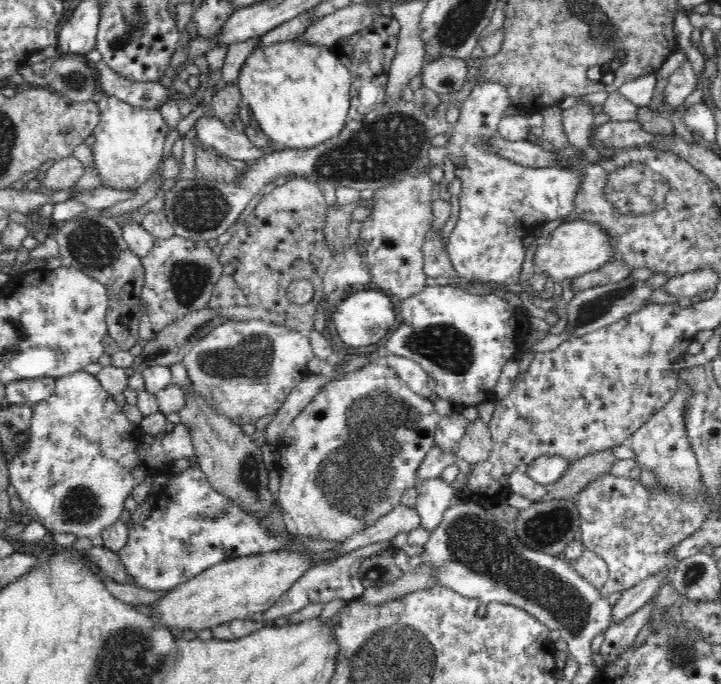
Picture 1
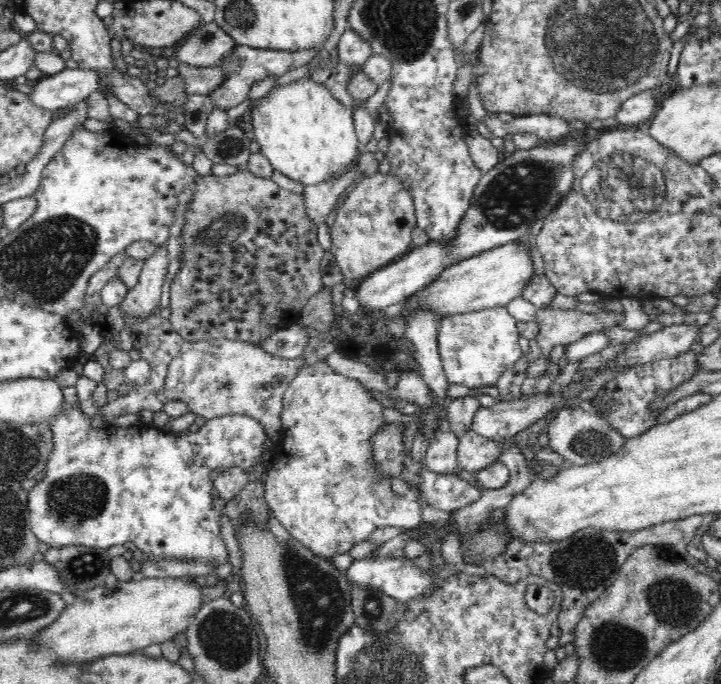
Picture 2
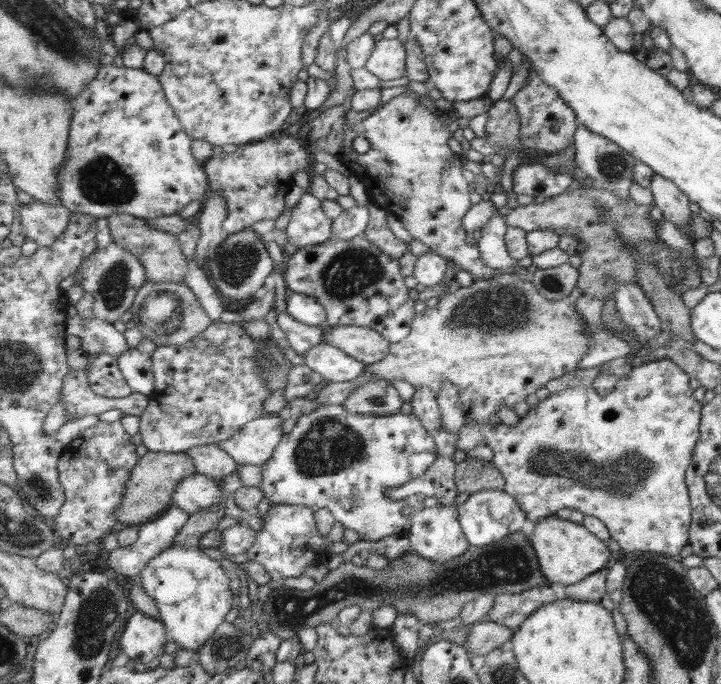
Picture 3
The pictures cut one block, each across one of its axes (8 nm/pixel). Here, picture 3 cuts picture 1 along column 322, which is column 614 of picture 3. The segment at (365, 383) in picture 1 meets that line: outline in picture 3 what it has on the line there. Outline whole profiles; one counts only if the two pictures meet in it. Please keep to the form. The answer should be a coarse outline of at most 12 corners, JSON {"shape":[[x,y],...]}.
{"shape":[[671,360],[549,394],[493,448],[531,526],[677,558],[701,402]]}

